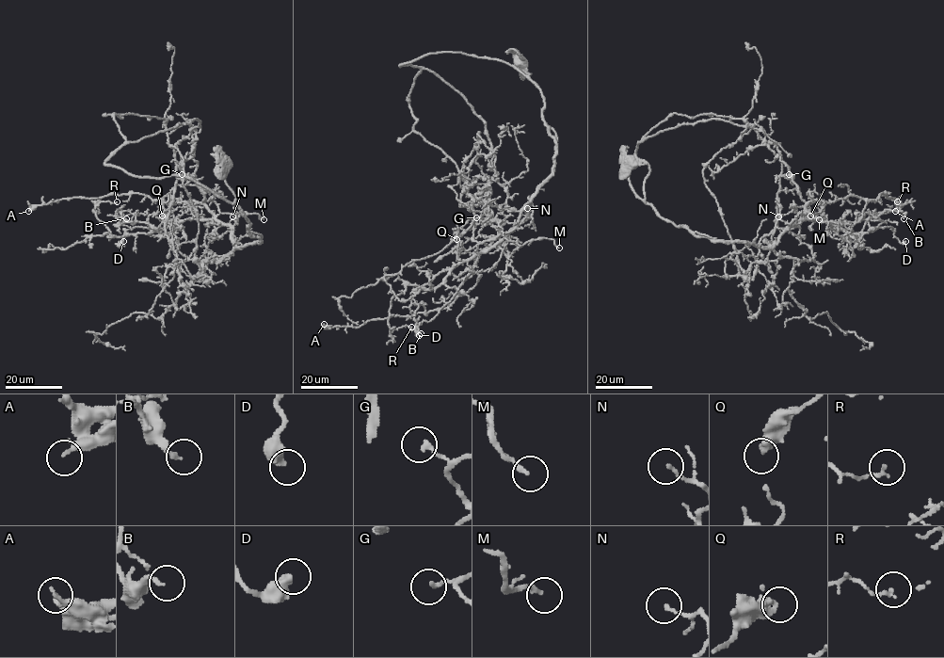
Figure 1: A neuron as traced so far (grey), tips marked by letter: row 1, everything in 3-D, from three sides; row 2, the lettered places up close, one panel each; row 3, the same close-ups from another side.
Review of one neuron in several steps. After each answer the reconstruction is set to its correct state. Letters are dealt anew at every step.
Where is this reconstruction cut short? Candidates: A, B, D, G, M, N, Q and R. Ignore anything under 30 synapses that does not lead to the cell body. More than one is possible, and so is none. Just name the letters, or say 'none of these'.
none of these

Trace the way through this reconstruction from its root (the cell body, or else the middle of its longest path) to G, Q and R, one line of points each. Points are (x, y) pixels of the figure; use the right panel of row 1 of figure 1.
G: (633, 160), (649, 167), (645, 201), (662, 216), (696, 235), (758, 246), (771, 246), (804, 215), (789, 174)
Q: (633, 160), (662, 216), (771, 246), (806, 203), (756, 128), (781, 159), (776, 225), (810, 216)
R: (633, 160), (649, 167), (647, 203), (715, 241), (771, 246), (816, 219), (857, 237), (897, 201)

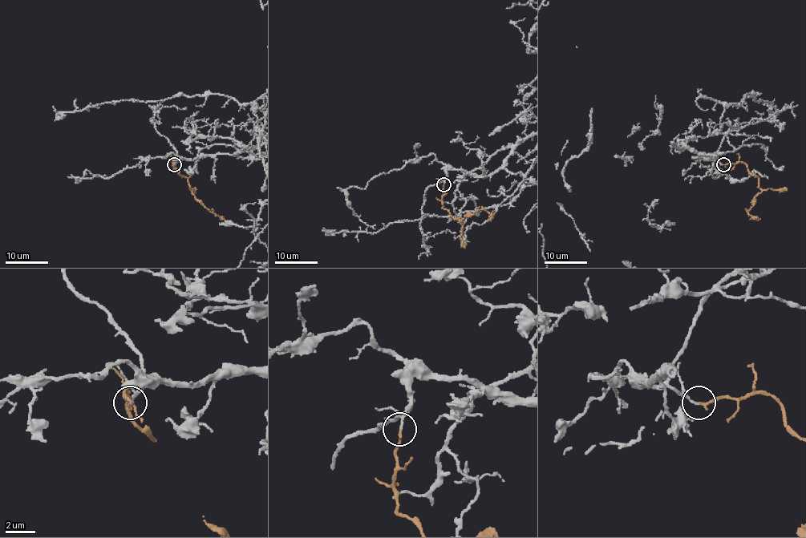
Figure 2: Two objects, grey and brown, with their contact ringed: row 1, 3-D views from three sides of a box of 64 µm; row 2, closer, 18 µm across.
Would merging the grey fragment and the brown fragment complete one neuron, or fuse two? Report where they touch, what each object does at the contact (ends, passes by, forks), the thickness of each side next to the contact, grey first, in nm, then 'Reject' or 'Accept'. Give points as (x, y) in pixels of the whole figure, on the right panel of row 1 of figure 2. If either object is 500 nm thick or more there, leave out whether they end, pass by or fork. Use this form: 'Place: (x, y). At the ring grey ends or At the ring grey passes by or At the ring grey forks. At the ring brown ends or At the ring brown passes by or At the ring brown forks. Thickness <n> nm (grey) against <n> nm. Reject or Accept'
Place: (723, 164). At the ring grey ends. At the ring brown ends. Thickness 150 nm (grey) against 180 nm. Accept

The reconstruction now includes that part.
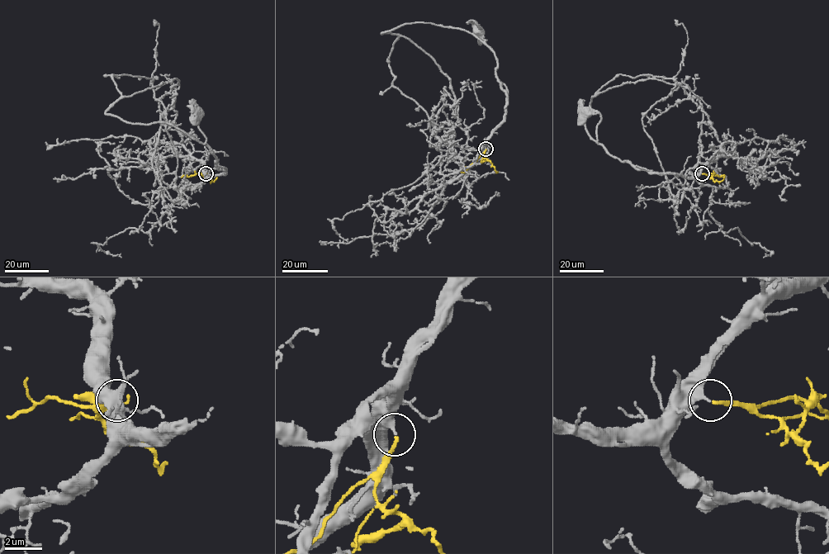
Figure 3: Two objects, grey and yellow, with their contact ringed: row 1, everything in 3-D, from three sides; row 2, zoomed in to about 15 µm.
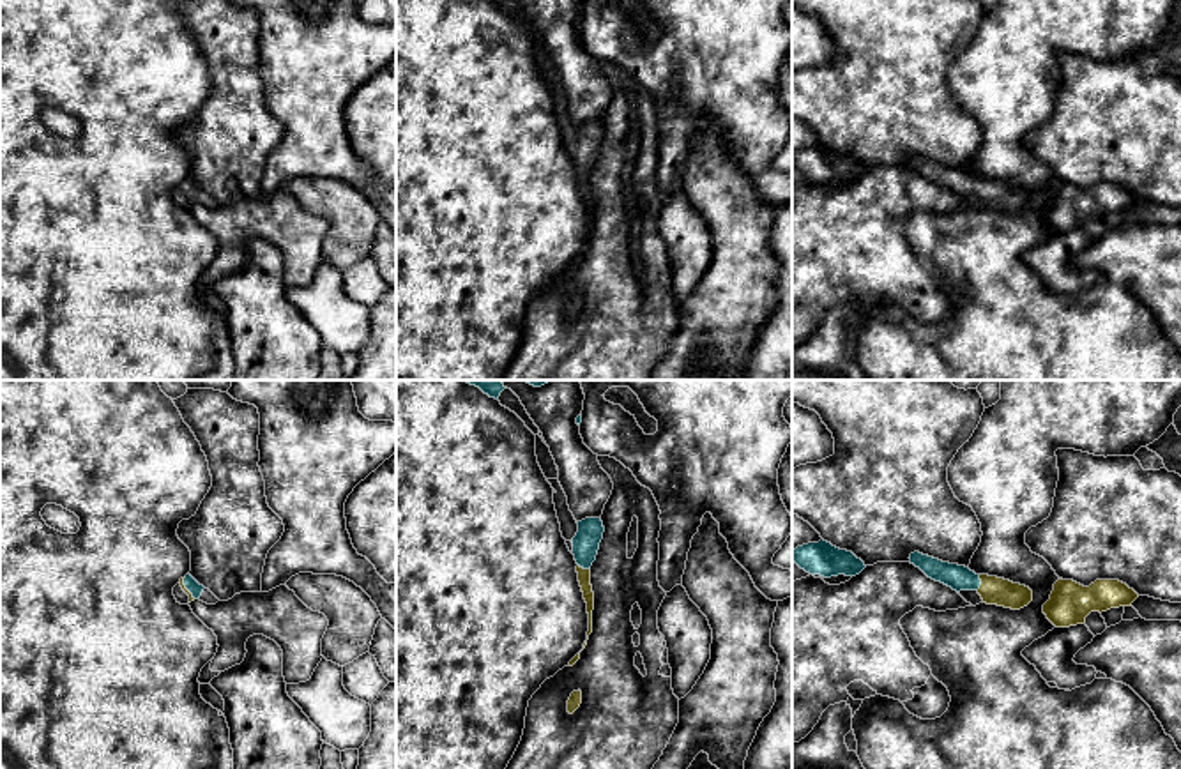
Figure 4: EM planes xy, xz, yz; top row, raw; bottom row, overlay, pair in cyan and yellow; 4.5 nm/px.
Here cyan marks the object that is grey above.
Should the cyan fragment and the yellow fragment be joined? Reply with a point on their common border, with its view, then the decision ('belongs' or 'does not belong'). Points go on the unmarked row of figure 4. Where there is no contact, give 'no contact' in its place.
meets cyan in yz at (980, 186); belongs

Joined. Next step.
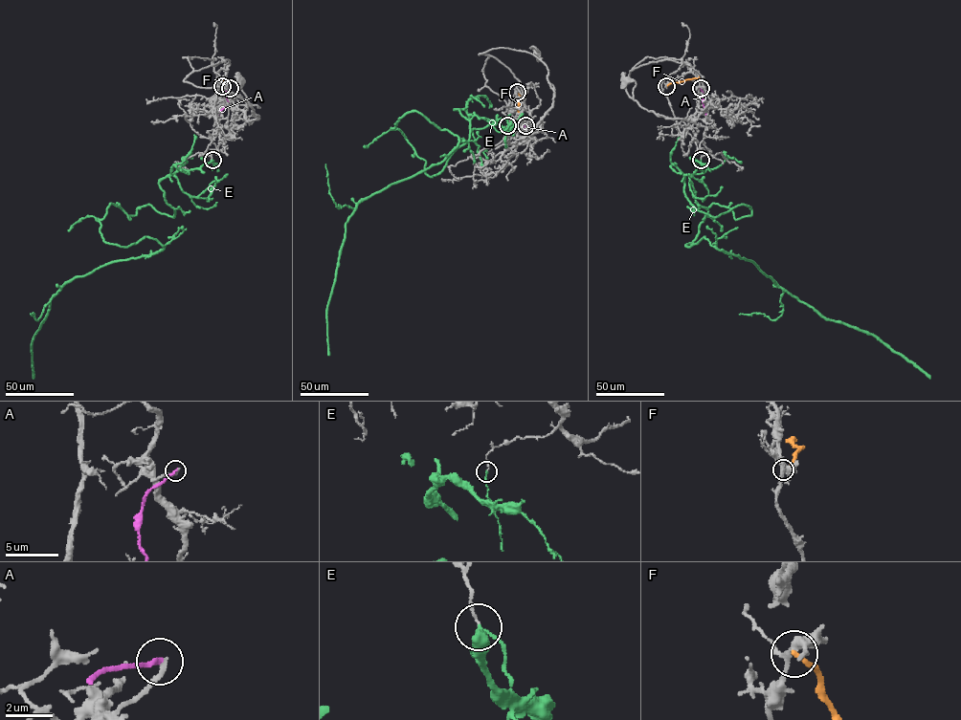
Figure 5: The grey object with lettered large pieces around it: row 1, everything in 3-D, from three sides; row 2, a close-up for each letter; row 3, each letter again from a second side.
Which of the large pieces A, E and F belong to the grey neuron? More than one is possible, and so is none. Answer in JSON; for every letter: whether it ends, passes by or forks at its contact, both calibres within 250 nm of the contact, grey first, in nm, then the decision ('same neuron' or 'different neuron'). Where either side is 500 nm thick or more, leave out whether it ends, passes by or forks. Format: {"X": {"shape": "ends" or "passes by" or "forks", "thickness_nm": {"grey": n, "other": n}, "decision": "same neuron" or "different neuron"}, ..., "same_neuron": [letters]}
{"A": {"shape": "ends", "thickness_nm": {"grey": 240, "other": 200}, "decision": "different neuron"}, "E": {"shape": "ends", "thickness_nm": {"grey": 90, "other": 110}, "decision": "different neuron"}, "F": {"shape": "ends", "thickness_nm": {"grey": 320, "other": 220}, "decision": "different neuron"}, "same_neuron": []}

